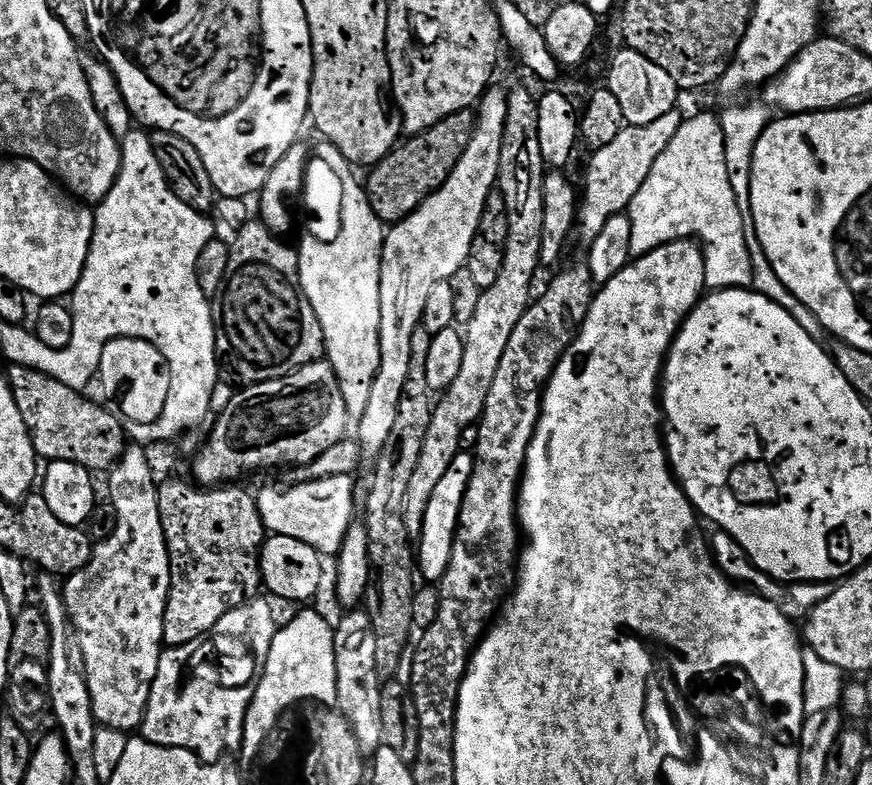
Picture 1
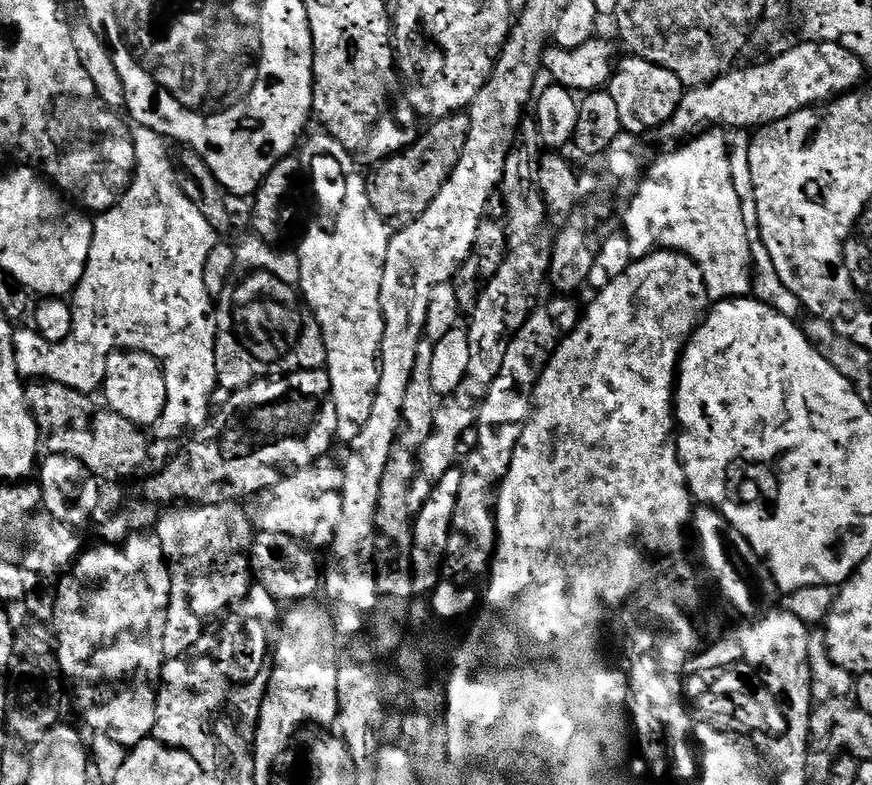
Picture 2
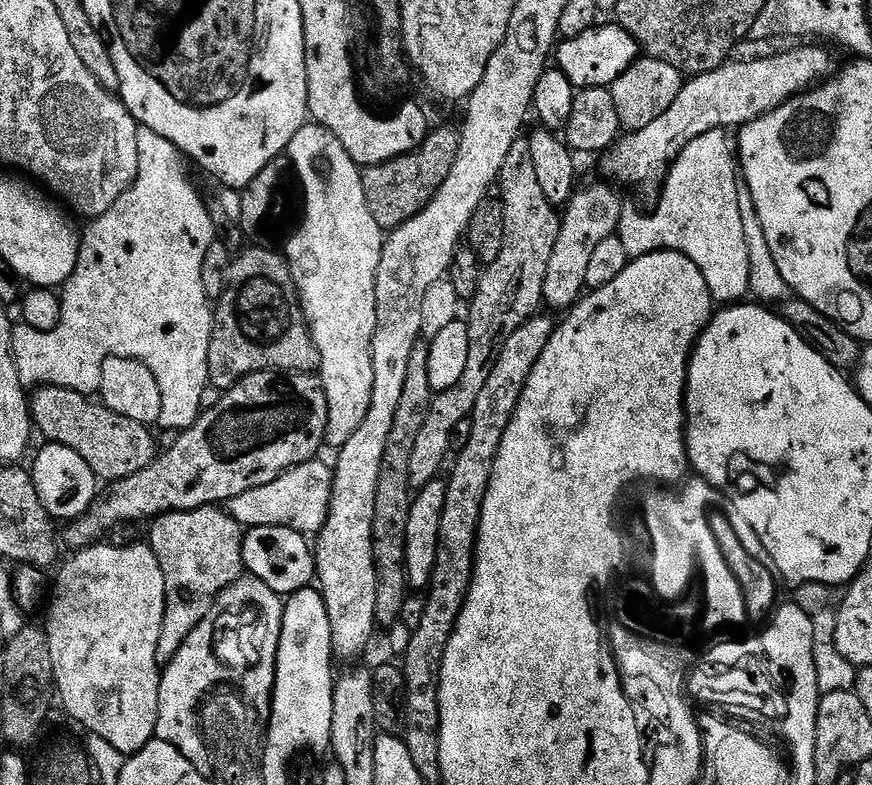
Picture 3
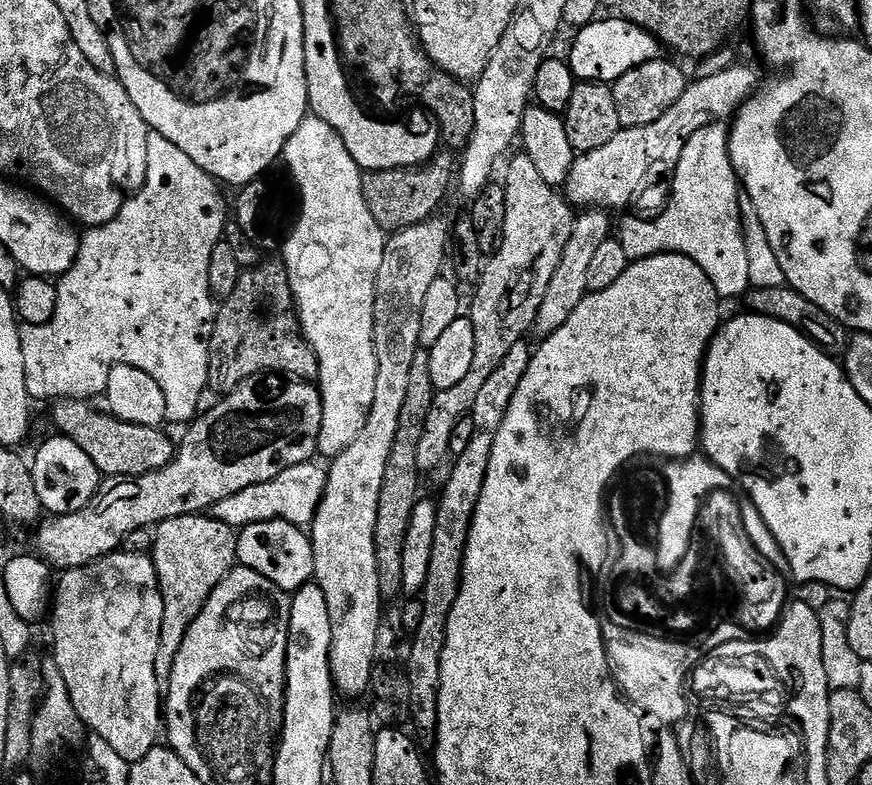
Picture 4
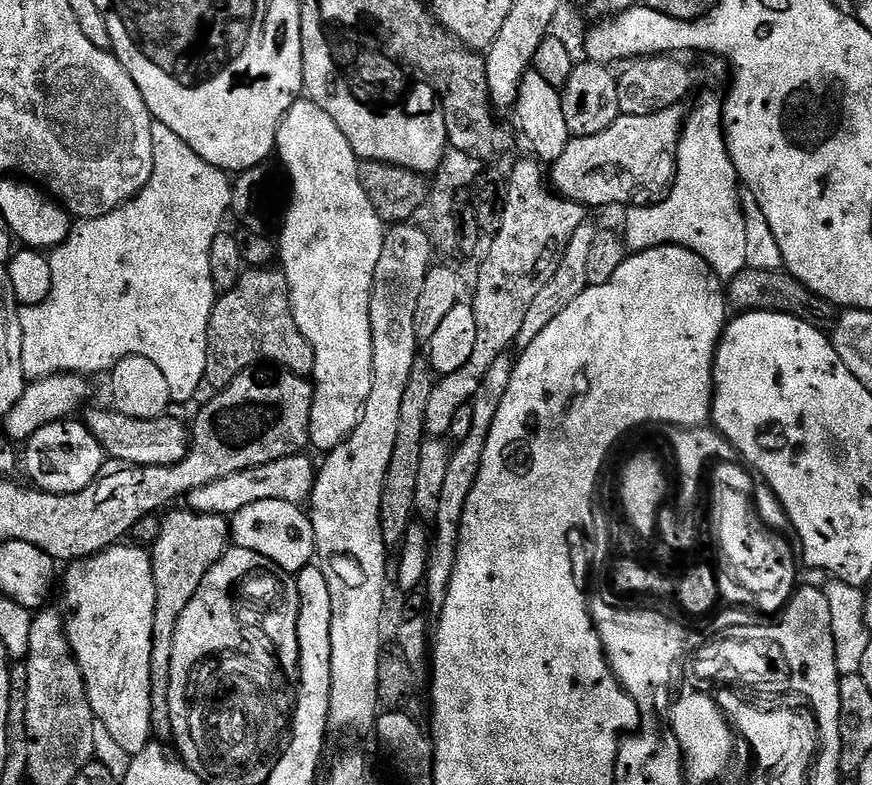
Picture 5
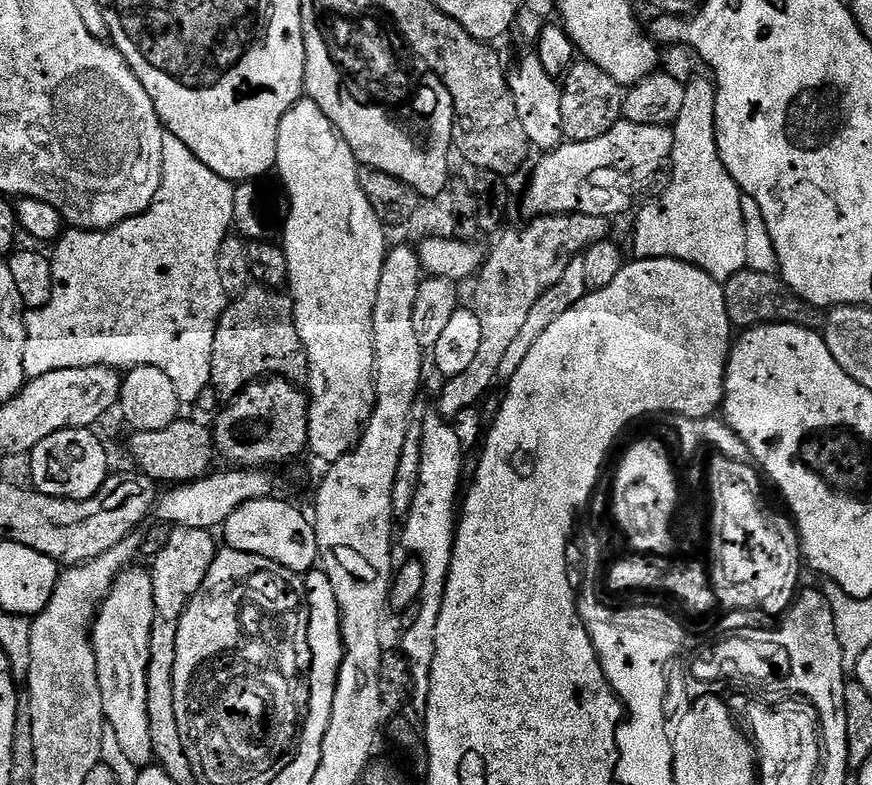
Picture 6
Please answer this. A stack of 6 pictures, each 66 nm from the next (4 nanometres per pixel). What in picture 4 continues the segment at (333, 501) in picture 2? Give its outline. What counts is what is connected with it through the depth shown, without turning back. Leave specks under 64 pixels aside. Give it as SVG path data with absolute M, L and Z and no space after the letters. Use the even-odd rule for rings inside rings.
M308 461L284 470L278 478L270 482L247 487L246 490L223 499L210 509L210 514L216 520L237 530L247 525L256 525L260 521L275 519L286 520L304 528L311 525L316 516L317 506L324 496L326 480L327 471L316 465L316 462Z

